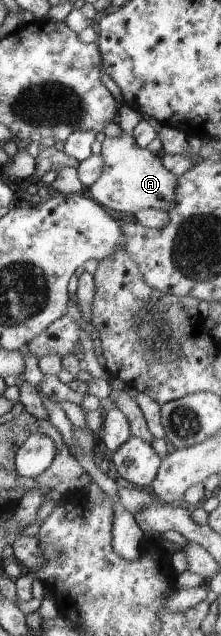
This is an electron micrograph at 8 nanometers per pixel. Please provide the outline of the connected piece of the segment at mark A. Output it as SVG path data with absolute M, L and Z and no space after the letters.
M122 132L118 137L106 137L102 142L100 154L104 158L104 170L88 190L96 204L108 210L132 215L145 208L162 212L170 210L178 177L164 168L159 154L138 146L135 138L126 132Z

